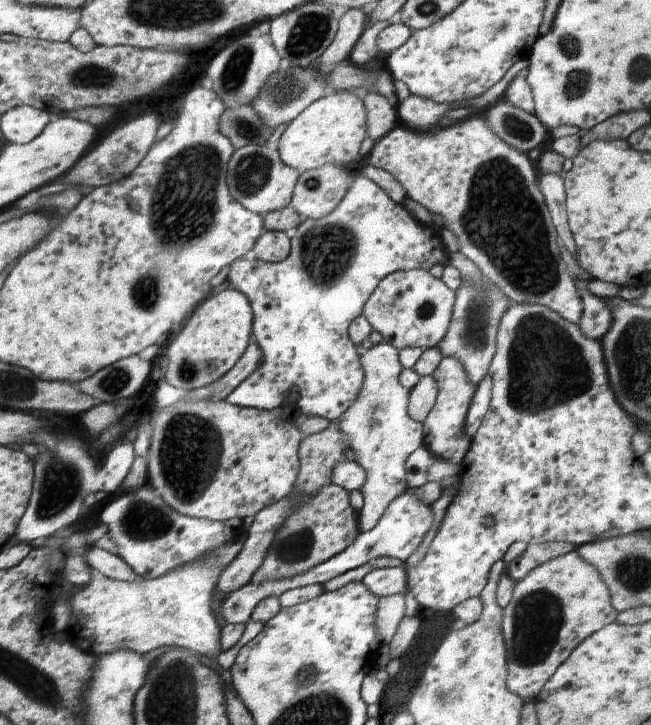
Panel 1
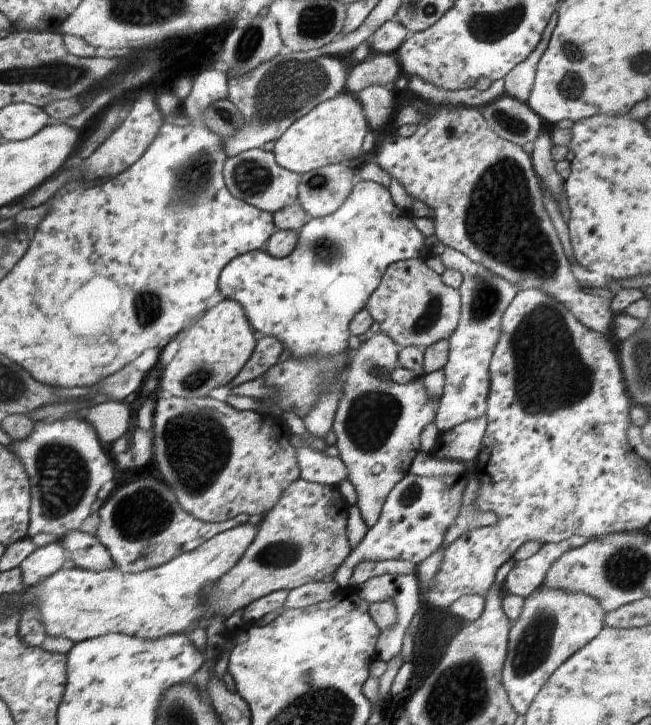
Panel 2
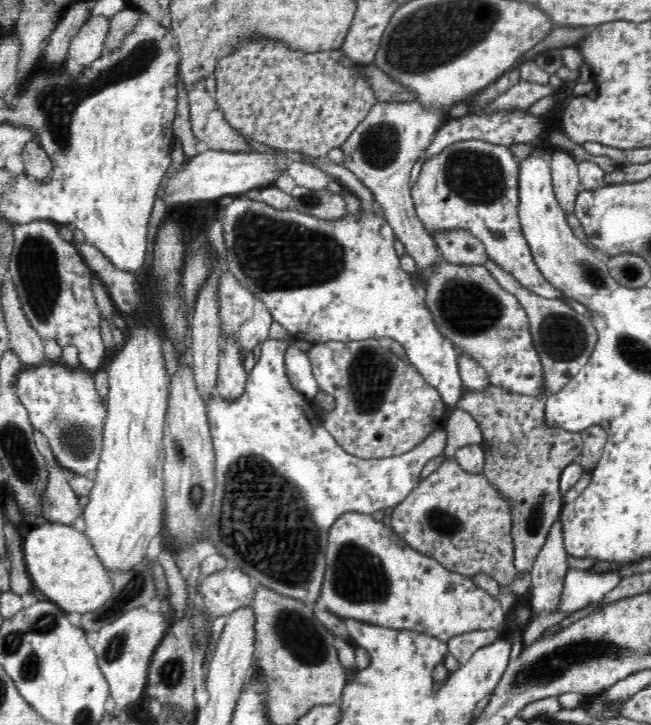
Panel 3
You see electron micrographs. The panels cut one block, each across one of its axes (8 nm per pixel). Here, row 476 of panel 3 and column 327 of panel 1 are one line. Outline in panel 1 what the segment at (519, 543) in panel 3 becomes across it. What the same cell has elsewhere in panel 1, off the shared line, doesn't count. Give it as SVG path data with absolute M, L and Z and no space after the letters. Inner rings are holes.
M330 483L313 497L307 499L305 503L299 505L299 509L285 520L273 538L273 544L267 550L262 566L254 573L251 580L253 583L261 583L299 575L346 550L346 547L350 546L359 534L358 513L350 505L349 492L341 486Z

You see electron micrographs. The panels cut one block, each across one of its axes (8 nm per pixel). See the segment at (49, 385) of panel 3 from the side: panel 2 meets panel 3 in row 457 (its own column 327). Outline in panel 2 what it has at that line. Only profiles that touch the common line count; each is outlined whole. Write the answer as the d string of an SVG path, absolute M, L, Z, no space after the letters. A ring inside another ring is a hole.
M287 49L258 66L252 74L244 78L230 78L227 81L227 99L242 112L246 122L238 132L223 138L226 156L260 149L266 142L278 140L291 124L308 114L314 106L345 91L346 79L344 64L333 56L322 55L317 50L292 52Z

